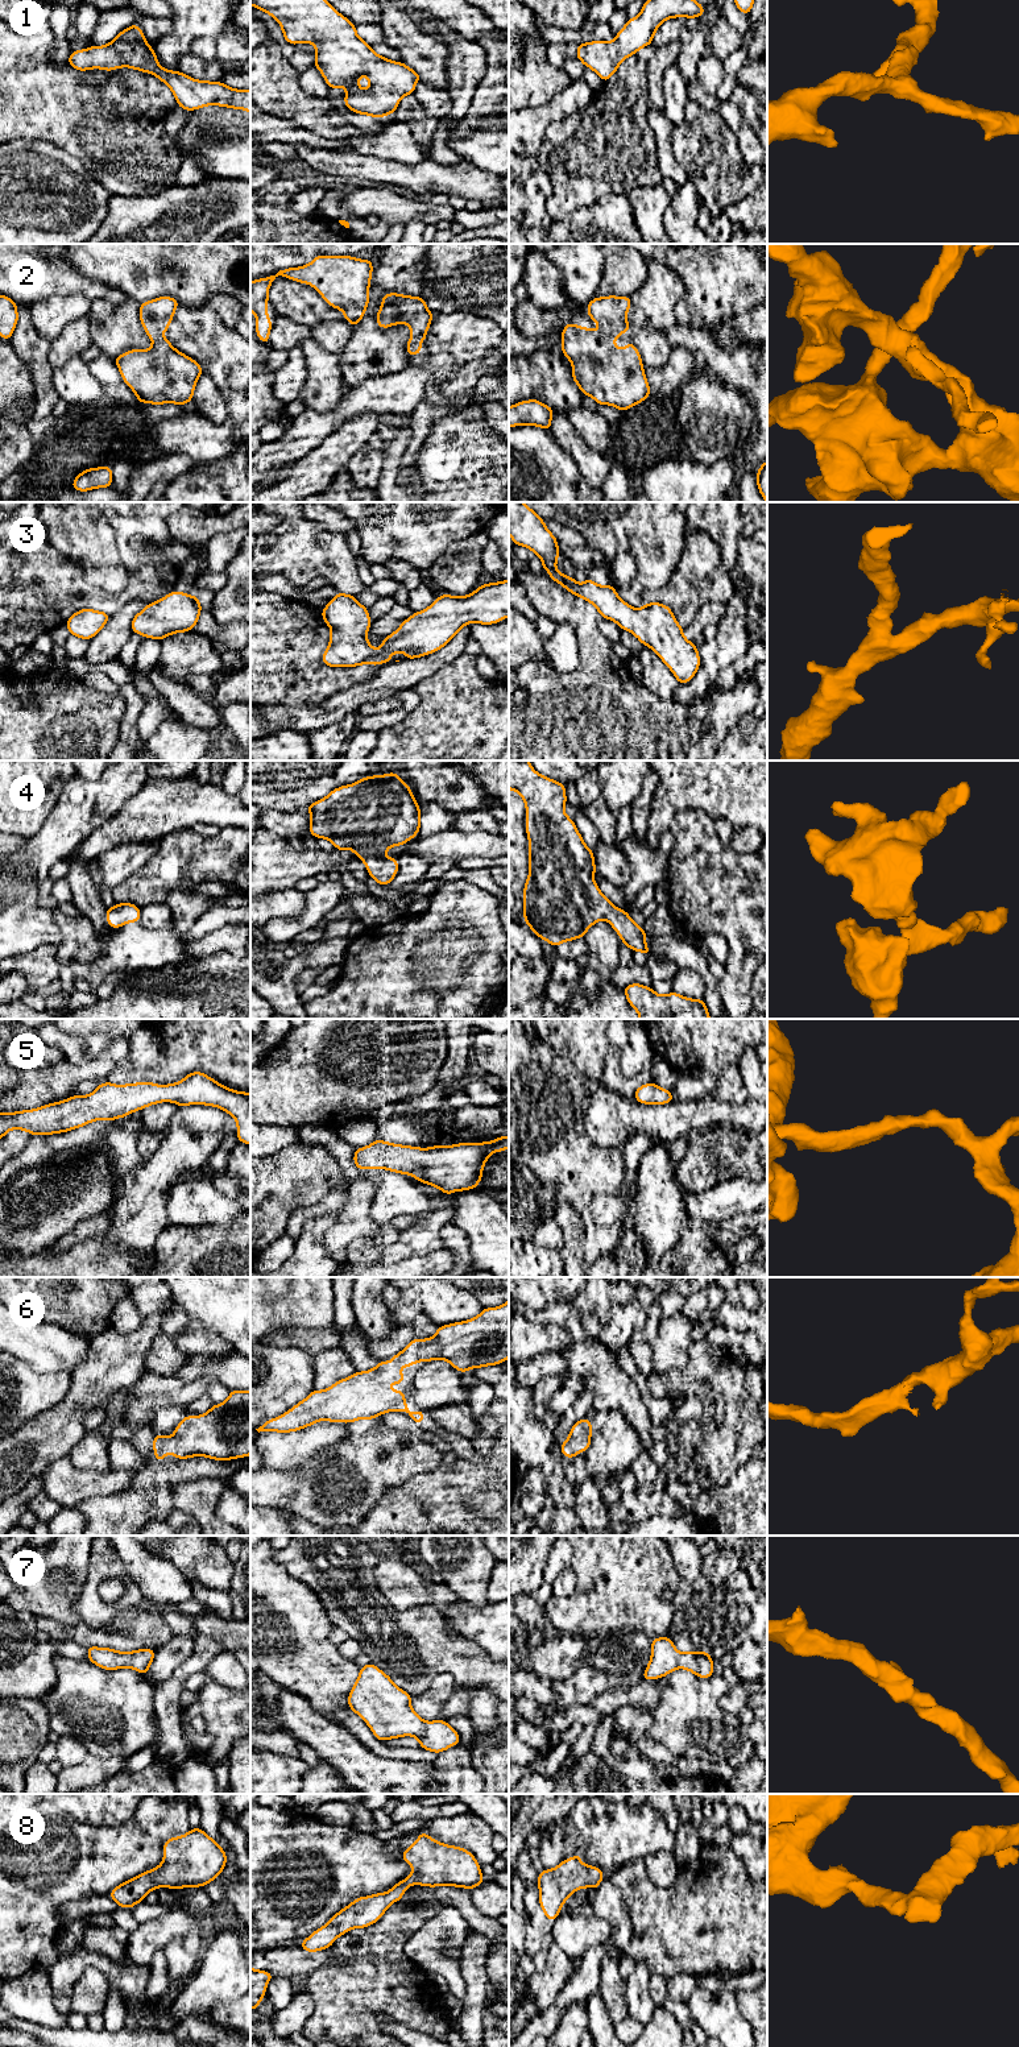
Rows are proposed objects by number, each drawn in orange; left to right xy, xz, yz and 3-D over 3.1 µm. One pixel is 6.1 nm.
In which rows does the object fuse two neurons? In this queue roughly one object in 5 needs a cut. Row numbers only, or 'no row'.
no row

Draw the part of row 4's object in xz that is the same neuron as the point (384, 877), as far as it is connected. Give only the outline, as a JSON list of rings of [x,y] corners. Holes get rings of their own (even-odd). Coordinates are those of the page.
[[[397,771],[337,787],[306,809],[311,815],[310,834],[330,840],[339,851],[352,850],[365,863],[368,874],[384,887],[398,873],[398,859],[388,858],[385,851],[409,842],[421,829],[421,808],[410,786],[399,779]]]

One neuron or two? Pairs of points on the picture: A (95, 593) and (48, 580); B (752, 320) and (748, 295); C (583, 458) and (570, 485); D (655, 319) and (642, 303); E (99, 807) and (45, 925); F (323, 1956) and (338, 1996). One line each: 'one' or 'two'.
A: one
B: two
C: two
D: one
E: one
F: two

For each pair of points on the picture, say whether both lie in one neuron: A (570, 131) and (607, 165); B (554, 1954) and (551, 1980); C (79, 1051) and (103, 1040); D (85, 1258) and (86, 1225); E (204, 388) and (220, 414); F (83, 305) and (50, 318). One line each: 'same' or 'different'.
A: same
B: same
C: same
D: different
E: same
F: same

